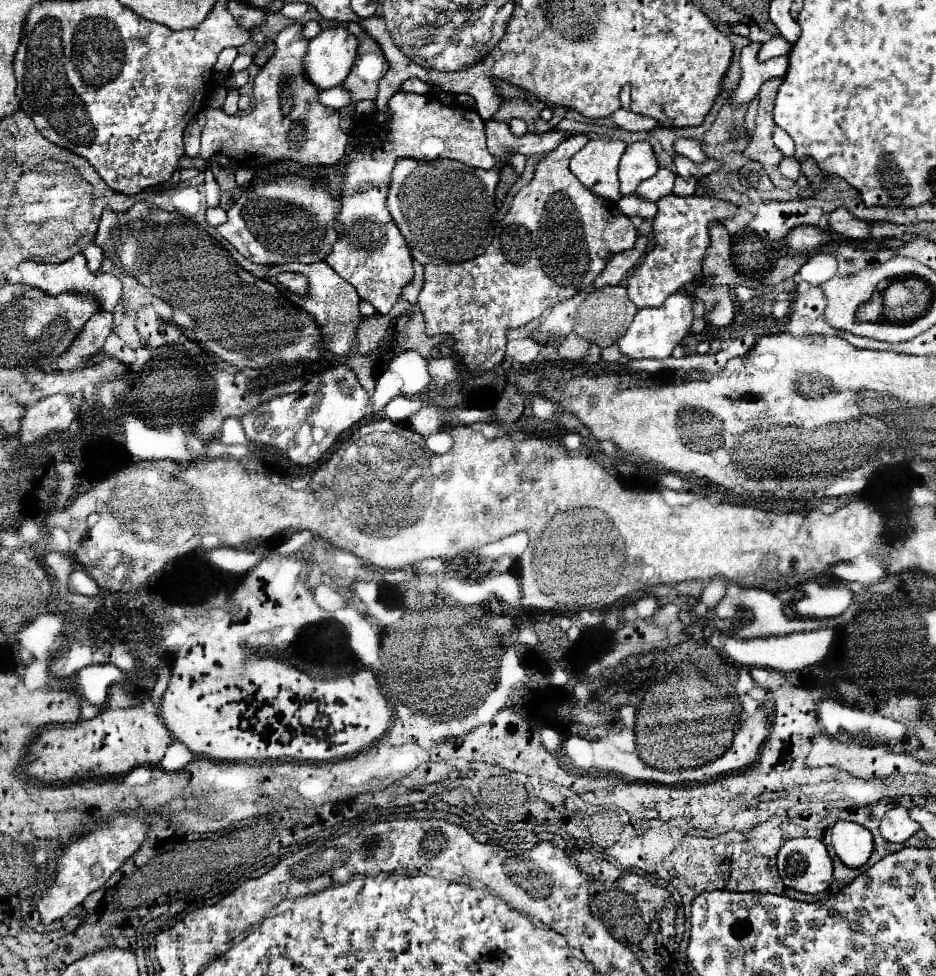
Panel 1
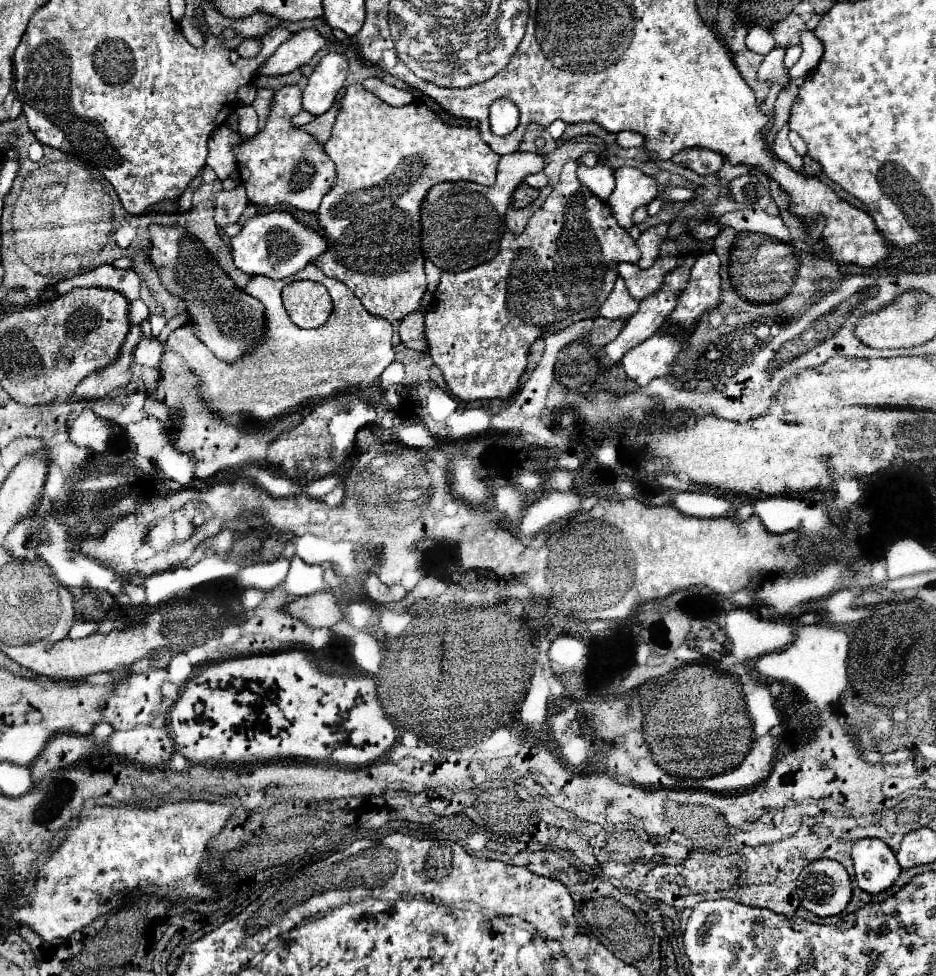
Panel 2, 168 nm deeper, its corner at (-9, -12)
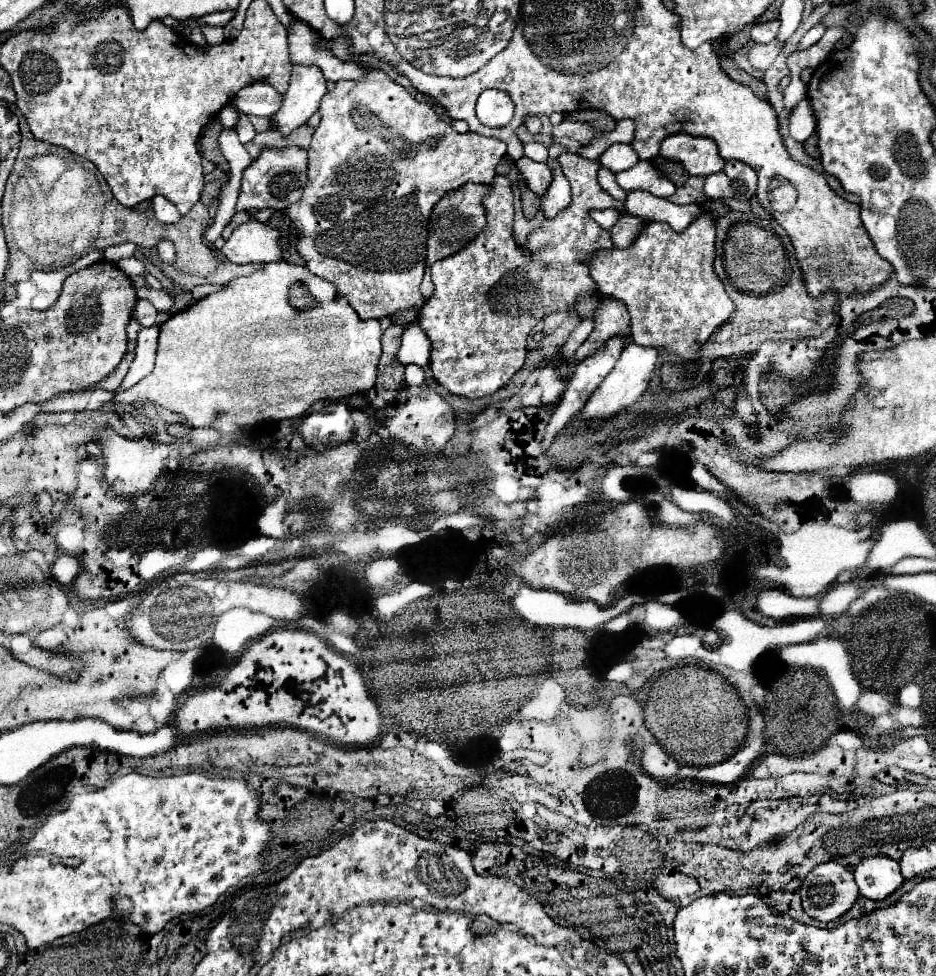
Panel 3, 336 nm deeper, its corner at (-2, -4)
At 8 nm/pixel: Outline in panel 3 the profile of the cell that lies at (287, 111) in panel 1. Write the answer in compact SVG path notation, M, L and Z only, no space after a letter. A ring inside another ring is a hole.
M265 148L257 160L253 160L251 166L245 168L239 200L235 206L235 212L249 212L249 210L261 210L261 208L273 208L273 210L285 210L289 204L297 202L303 192L303 184L307 184L307 152L301 148L283 148L283 150L271 150Z

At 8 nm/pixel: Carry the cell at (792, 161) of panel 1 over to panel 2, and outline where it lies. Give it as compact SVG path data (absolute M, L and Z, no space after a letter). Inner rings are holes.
M784 126L784 128L778 132L776 142L774 142L774 152L776 152L776 156L778 156L782 162L786 162L792 170L796 170L796 172L802 170L802 156L798 156L798 154L794 152L794 148L790 146L790 142L788 142L788 126Z

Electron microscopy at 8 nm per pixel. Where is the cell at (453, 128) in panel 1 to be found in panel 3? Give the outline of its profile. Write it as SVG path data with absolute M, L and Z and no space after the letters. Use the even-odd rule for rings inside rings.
M349 36L335 40L321 38L319 48L331 50L341 62L357 62L365 70L363 80L339 80L333 92L321 100L321 122L315 128L307 168L307 184L299 202L285 210L285 216L297 230L297 252L307 268L319 278L335 284L339 296L347 298L359 318L385 318L393 312L421 306L423 296L419 284L425 270L427 226L435 204L451 190L467 182L489 184L495 166L507 152L507 144L499 138L487 138L473 132L459 134L451 124L443 122L431 102L415 100L403 86L395 84L387 72L361 62L351 52Z

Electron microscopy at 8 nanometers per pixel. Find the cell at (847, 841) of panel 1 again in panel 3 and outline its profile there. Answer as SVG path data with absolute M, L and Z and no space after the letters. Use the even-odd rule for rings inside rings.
M877 856L877 858L865 858L857 866L855 882L857 882L863 898L885 900L897 888L901 888L905 878L901 876L899 864L895 860Z

